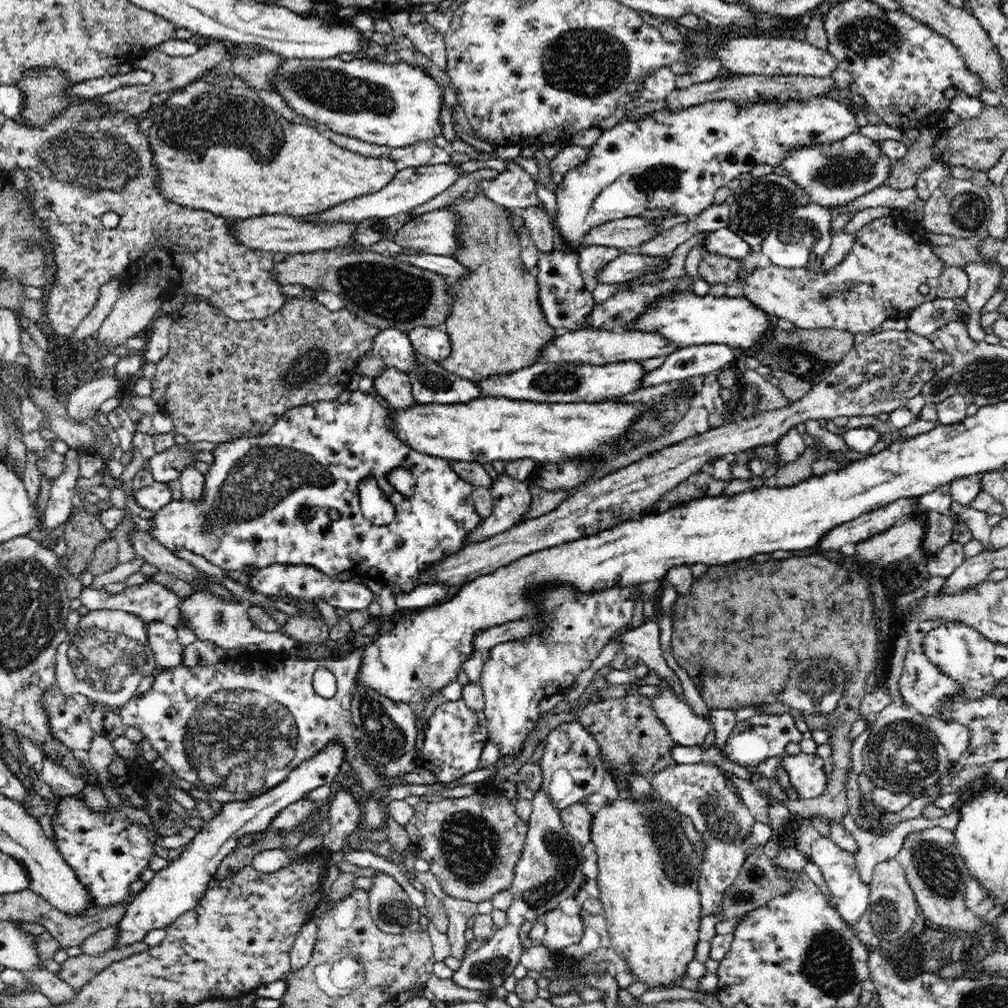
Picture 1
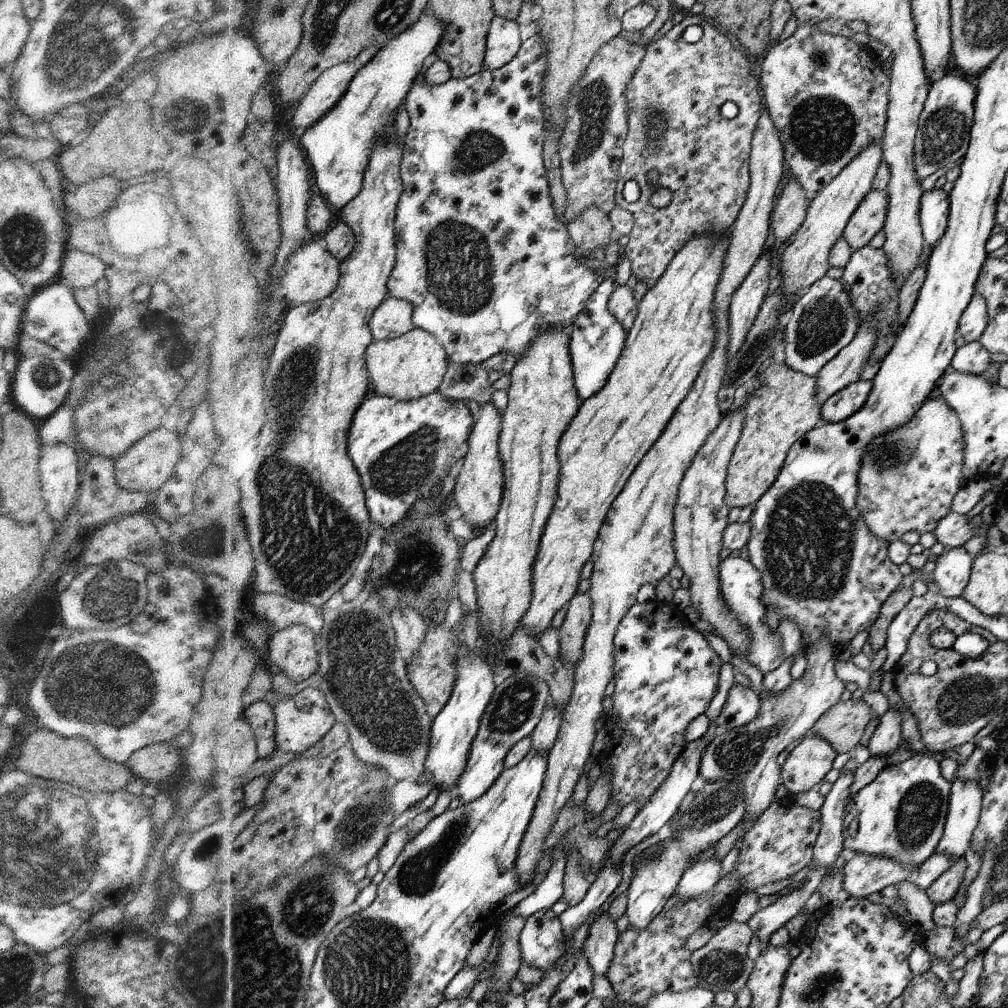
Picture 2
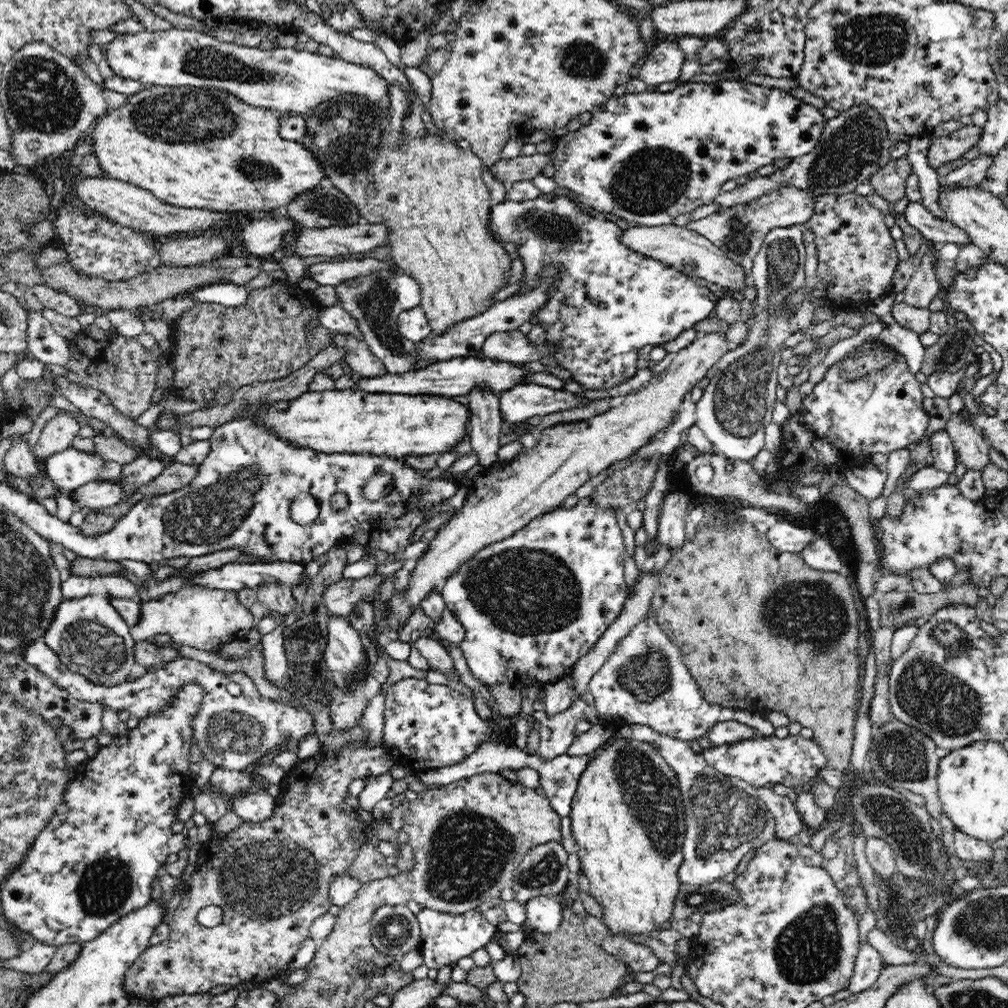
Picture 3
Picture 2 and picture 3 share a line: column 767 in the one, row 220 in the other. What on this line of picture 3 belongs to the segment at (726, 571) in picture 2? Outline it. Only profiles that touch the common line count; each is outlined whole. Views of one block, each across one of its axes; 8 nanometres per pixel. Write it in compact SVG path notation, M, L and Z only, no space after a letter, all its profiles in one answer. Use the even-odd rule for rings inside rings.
M720 80L711 84L684 83L678 85L672 92L660 93L655 89L649 89L641 94L627 94L613 96L602 108L595 108L591 113L592 121L576 131L569 132L564 137L554 138L556 140L556 150L552 155L555 168L553 179L558 188L566 188L575 194L574 203L580 207L584 215L590 217L602 217L607 214L614 214L624 222L636 223L644 227L662 226L673 224L674 219L685 213L692 213L698 206L710 204L720 191L720 187L727 180L734 180L738 176L754 173L758 168L772 164L774 160L796 159L808 155L816 149L821 142L824 130L827 128L828 119L821 110L814 108L812 104L807 104L795 96L780 88L769 88L750 82Z

